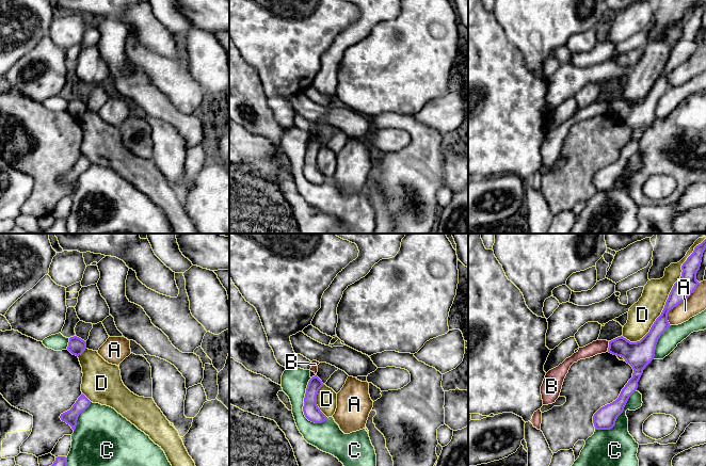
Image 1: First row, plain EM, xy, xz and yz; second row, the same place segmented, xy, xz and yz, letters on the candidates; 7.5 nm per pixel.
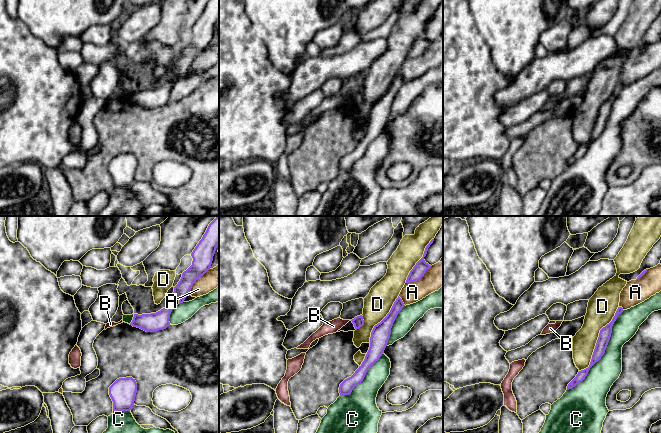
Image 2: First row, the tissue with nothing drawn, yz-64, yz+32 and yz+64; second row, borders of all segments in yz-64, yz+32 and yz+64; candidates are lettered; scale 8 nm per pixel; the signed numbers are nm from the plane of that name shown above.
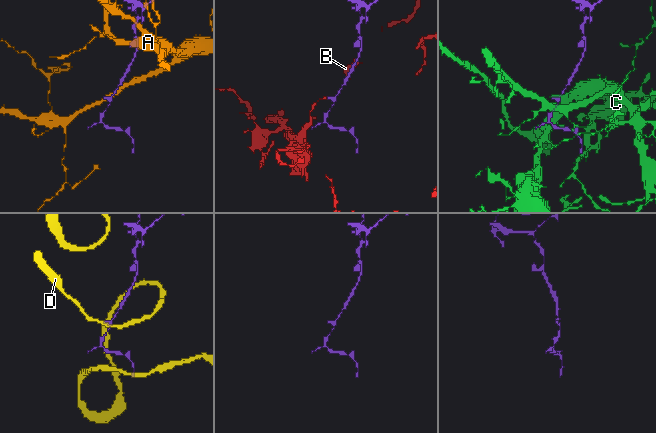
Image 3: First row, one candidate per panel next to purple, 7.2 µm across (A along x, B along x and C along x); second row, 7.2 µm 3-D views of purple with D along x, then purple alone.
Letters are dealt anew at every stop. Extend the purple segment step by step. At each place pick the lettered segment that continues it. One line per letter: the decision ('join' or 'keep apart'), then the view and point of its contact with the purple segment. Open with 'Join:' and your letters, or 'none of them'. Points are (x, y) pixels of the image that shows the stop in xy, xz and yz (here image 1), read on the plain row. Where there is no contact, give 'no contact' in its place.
Join: none of them
A: keep apart; contact yz (678, 64)
B: keep apart; contact yz (609, 108)
C: keep apart; contact xz (304, 166)
D: keep apart; contact yz (669, 58)

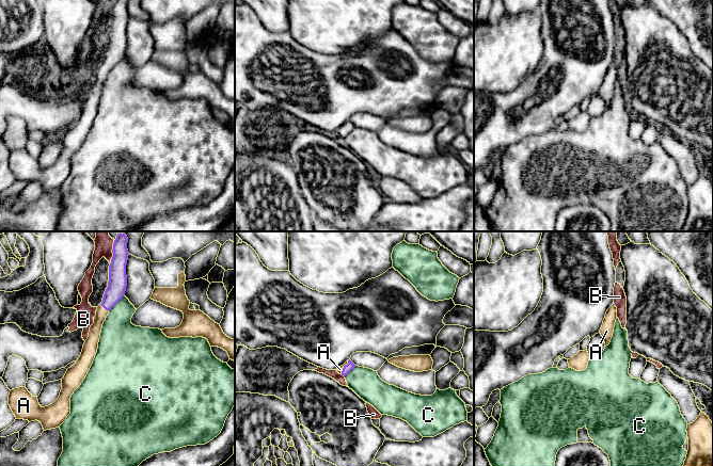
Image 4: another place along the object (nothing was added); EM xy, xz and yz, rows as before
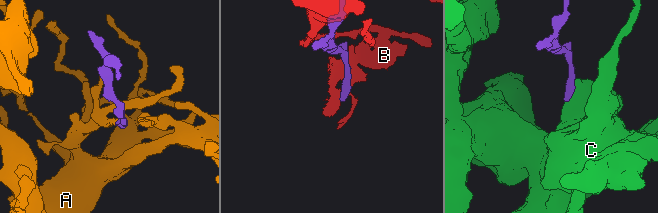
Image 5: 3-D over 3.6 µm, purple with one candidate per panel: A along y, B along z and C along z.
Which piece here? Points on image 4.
Join: A
A: join; contact xy (105, 69)
B: keep apart; contact xy (112, 12)
C: keep apart; contact xy (116, 63)

